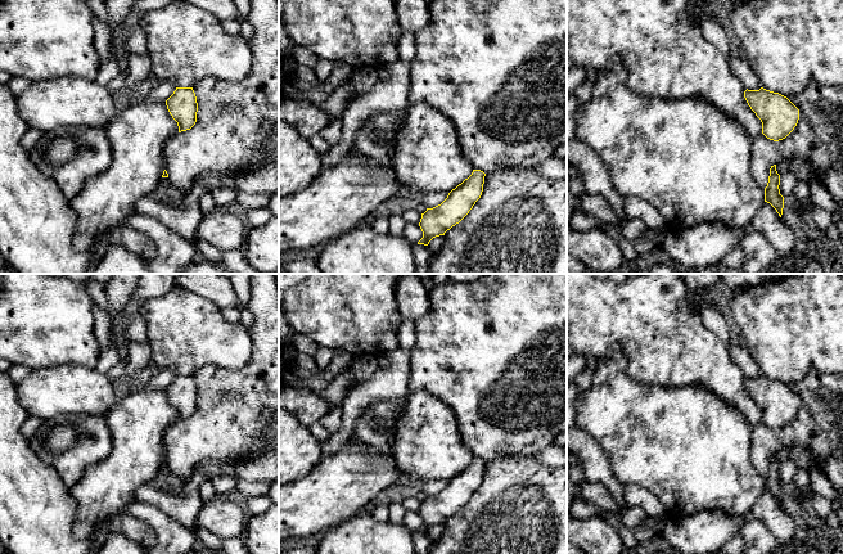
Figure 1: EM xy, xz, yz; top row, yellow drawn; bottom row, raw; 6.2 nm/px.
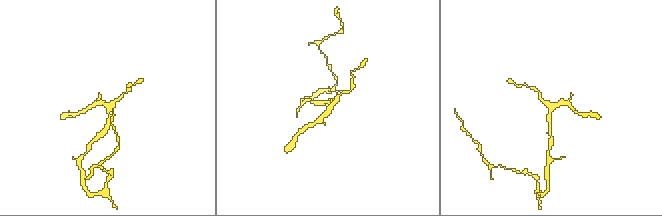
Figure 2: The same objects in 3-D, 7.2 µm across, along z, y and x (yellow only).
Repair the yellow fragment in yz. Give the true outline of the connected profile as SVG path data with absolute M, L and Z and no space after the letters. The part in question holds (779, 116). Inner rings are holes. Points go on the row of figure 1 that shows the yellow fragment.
M761 87L745 90L744 98L762 122L762 134L774 141L785 139L797 126L799 109L784 95Z

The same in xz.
M473 170L472 175L452 189L441 204L422 213L419 226L423 238L418 244L428 246L433 238L445 235L469 213L482 195L484 176L483 171Z

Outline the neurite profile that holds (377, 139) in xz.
M405 111L371 114L356 132L351 152L382 166L393 167L397 138L405 126Z

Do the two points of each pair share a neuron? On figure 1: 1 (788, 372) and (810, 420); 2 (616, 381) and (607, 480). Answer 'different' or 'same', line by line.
1: different
2: different

